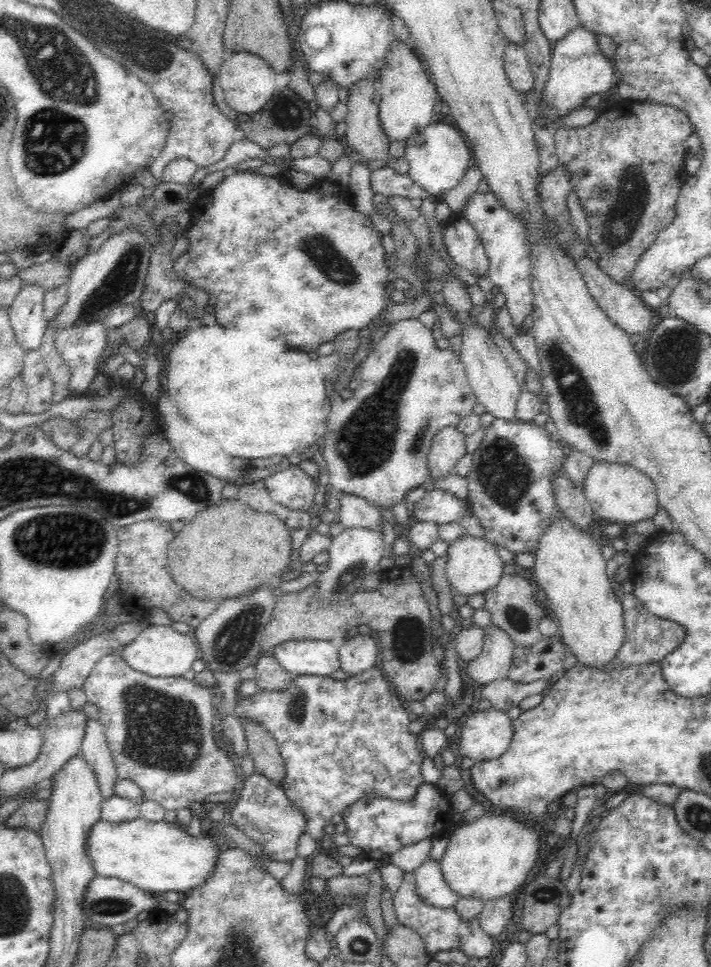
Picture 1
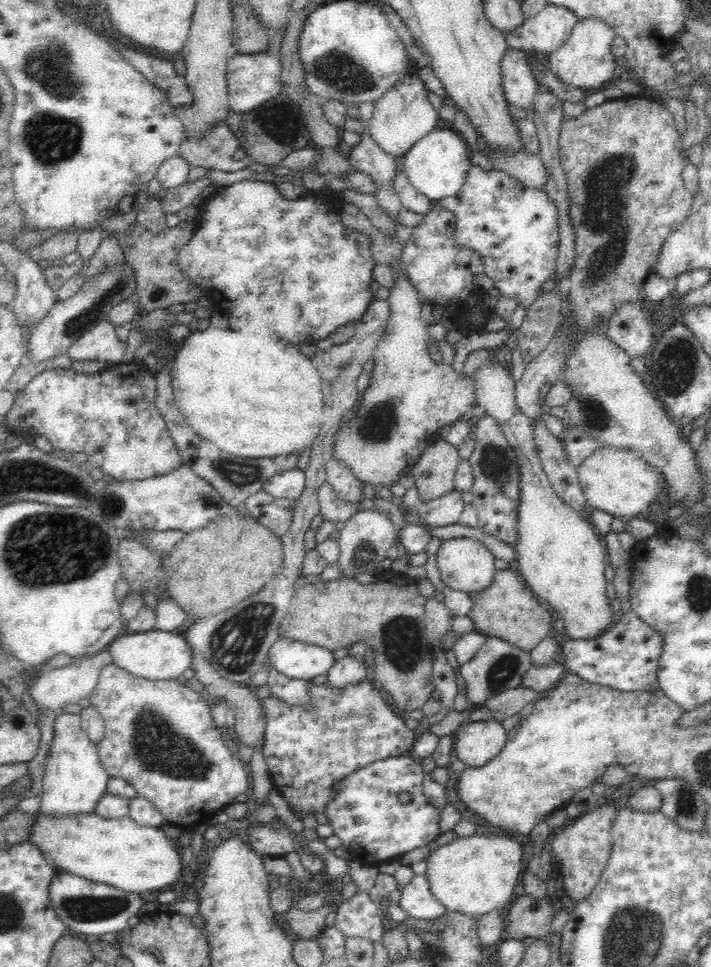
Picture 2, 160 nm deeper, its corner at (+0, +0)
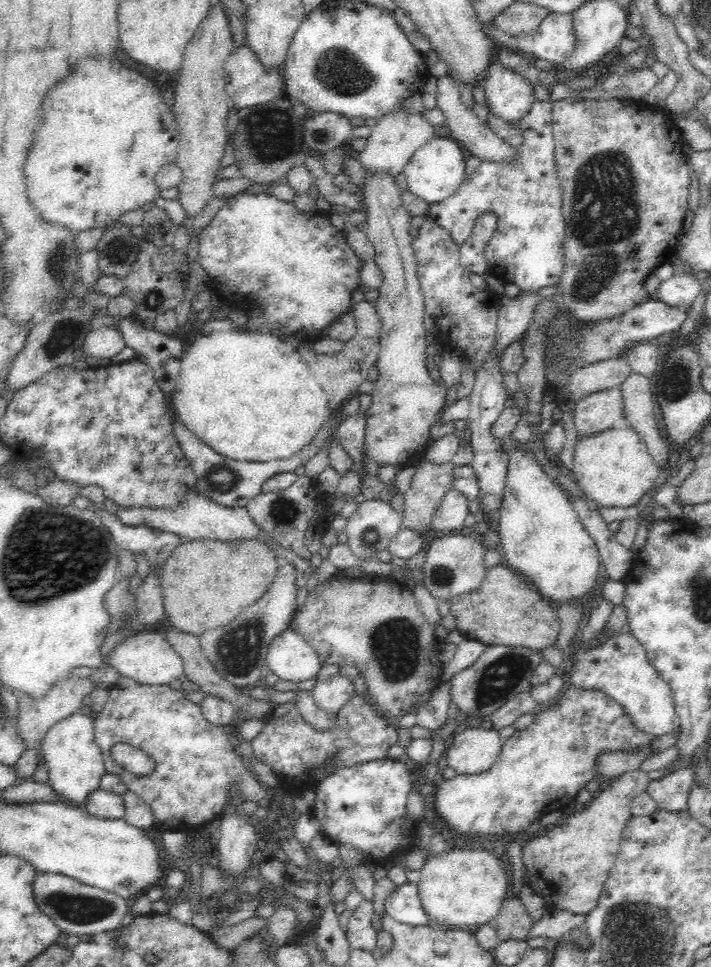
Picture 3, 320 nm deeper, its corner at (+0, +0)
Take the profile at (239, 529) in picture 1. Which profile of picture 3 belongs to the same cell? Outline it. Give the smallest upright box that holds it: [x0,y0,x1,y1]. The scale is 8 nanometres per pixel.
[160,540,278,637]

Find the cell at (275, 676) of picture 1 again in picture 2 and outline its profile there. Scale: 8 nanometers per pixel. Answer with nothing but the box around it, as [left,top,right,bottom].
[265,664,313,707]

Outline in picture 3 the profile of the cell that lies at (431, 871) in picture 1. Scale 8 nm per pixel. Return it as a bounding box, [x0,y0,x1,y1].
[384,884,429,926]

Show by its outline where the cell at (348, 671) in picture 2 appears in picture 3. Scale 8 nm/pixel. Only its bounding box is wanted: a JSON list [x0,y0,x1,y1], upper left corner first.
[311,674,354,716]

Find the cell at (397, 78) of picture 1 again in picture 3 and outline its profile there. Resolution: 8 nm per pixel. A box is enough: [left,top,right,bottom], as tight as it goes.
[357,106,435,177]

